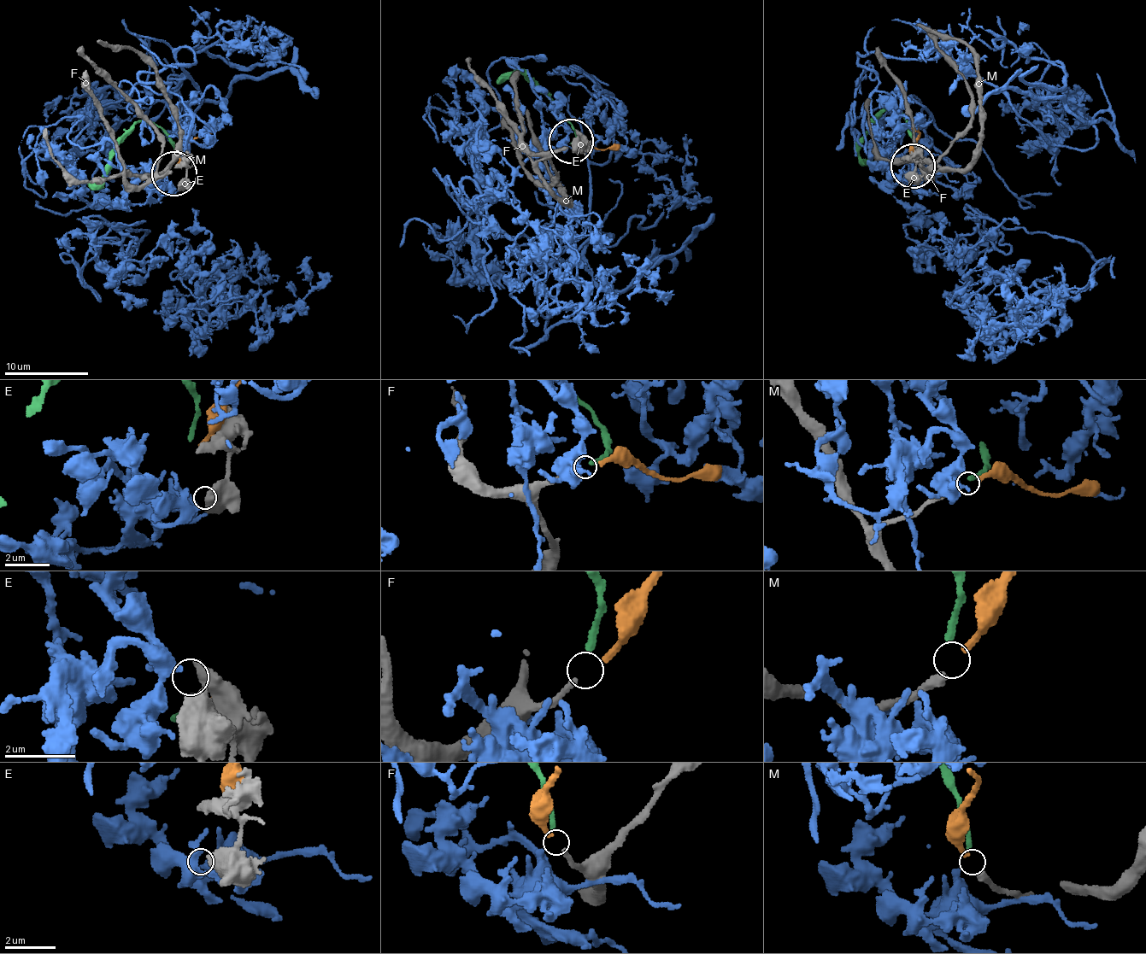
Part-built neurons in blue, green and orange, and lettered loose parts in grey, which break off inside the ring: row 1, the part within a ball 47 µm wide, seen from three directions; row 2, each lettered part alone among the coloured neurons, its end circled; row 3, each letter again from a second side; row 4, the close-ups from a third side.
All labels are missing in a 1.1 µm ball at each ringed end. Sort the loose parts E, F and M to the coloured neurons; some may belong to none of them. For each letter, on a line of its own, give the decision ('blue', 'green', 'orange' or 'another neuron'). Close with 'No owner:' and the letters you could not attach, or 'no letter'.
E: blue
F: green
M: orange
No owner: no letter

